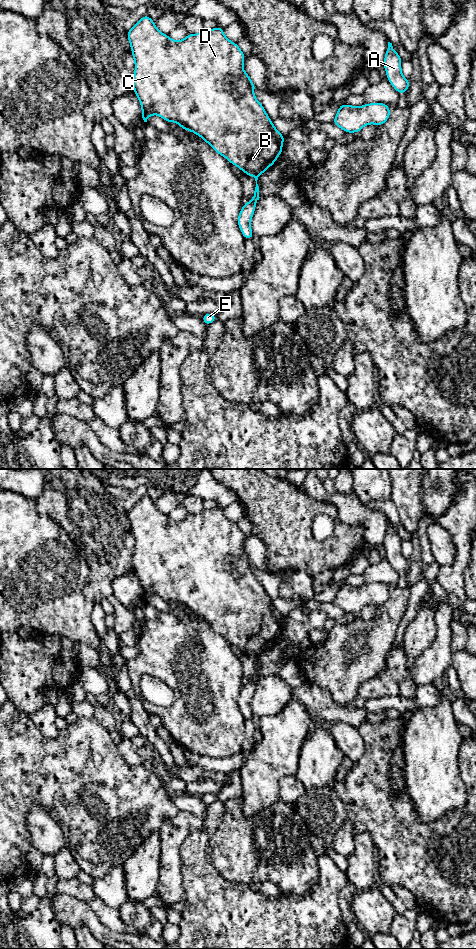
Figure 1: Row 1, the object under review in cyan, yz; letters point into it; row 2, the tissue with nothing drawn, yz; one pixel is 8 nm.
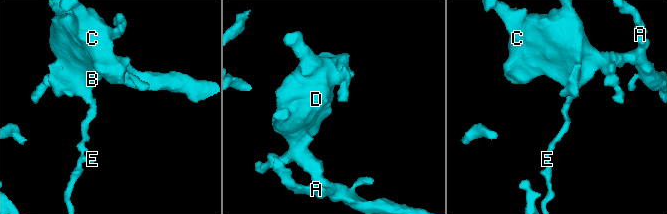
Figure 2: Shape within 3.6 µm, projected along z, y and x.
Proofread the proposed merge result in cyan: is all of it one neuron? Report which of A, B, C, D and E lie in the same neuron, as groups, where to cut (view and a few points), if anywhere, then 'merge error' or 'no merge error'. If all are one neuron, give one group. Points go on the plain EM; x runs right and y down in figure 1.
A B C D / E; cut in yz along (259, 677), (254, 677), (251, 680); merge error

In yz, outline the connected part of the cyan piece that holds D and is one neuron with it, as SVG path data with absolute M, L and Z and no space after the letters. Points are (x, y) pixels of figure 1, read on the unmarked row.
M147 494L127 511L127 517L135 543L133 571L140 581L144 602L156 594L166 602L175 602L183 610L200 616L216 633L244 654L255 658L256 667L251 680L259 677L257 660L282 635L285 617L275 608L263 585L256 579L253 570L257 567L243 549L245 535L238 524L228 520L219 506L197 514L187 514L184 519L175 521L160 512Z

